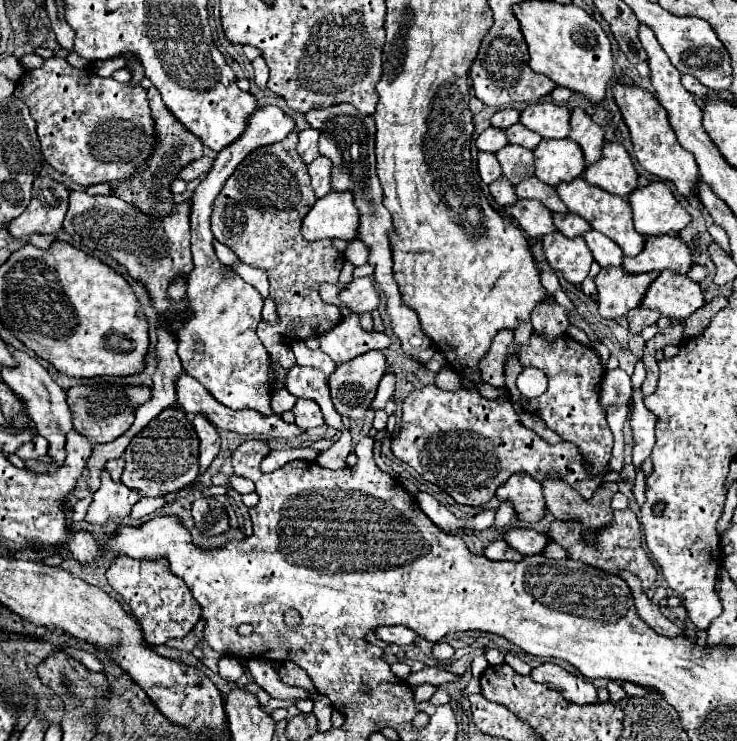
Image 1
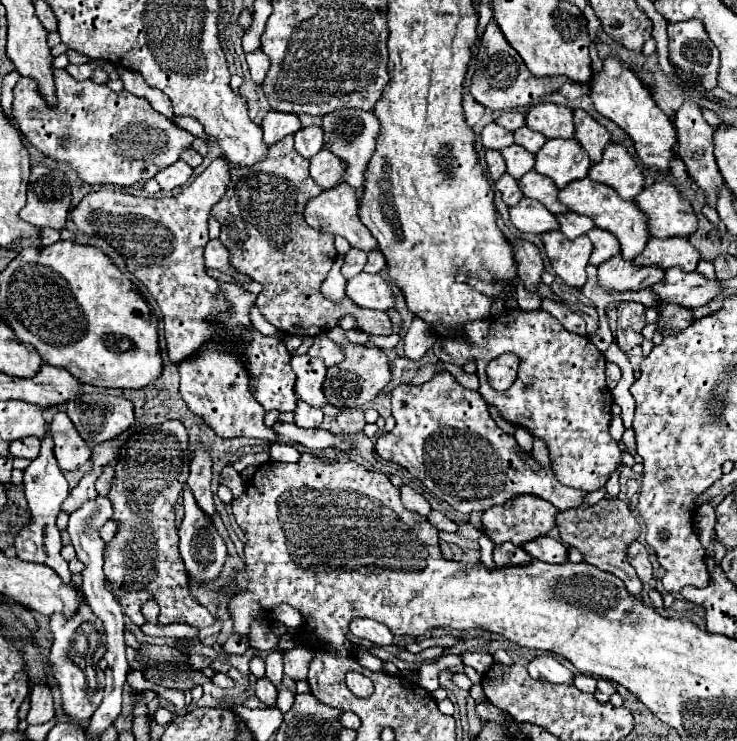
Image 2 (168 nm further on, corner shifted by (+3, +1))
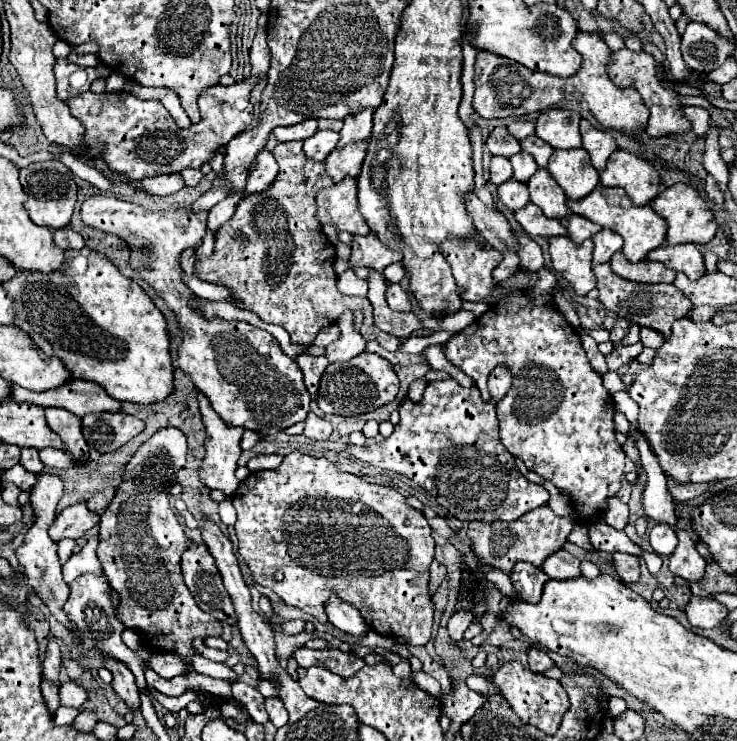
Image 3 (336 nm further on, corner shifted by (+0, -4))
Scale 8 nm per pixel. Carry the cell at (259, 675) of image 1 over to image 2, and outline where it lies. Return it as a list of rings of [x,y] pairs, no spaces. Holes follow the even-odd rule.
[[[257,678],[255,684],[255,694],[261,702],[265,702],[267,706],[273,706],[277,700],[277,688],[267,680],[267,678]]]

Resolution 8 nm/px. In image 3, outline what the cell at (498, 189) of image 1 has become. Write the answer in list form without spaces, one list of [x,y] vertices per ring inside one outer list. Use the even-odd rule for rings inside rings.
[[[510,179],[510,181],[502,183],[502,185],[498,187],[498,197],[500,197],[500,201],[502,201],[508,209],[512,209],[512,211],[518,211],[518,209],[522,209],[524,205],[530,203],[526,183],[520,183],[520,181],[516,181],[516,179]]]

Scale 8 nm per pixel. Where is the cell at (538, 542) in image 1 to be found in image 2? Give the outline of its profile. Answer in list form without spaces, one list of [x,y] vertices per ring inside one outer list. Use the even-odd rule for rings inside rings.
[[[541,536],[541,538],[535,538],[533,542],[525,542],[523,548],[533,558],[549,564],[567,562],[567,548],[559,540],[553,540],[551,536]]]

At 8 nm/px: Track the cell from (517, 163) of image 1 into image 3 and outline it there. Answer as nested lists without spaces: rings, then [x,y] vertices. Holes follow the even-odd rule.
[[[524,151],[512,155],[510,157],[510,163],[514,167],[514,179],[516,181],[522,181],[522,183],[526,183],[536,173],[536,169],[538,169],[536,161],[532,159],[532,155],[526,155]]]

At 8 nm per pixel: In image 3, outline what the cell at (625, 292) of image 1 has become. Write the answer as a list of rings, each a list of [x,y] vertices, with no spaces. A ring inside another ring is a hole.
[[[616,251],[610,259],[612,271],[618,273],[624,279],[630,281],[638,281],[638,283],[674,283],[676,279],[676,271],[664,267],[662,263],[654,263],[654,261],[638,261],[638,263],[630,263],[622,251]]]

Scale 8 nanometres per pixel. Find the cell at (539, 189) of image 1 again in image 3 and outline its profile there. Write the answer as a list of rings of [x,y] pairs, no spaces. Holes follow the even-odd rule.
[[[538,169],[530,181],[530,201],[542,209],[542,213],[550,219],[562,219],[570,215],[570,209],[566,205],[568,197],[562,191],[562,187],[554,181],[554,177],[546,169]]]

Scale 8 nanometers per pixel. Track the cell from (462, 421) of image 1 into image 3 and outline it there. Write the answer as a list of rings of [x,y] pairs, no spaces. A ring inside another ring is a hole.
[[[454,379],[434,381],[426,387],[424,397],[420,403],[406,401],[398,407],[400,423],[394,427],[394,433],[388,439],[378,443],[368,443],[362,447],[348,447],[348,451],[356,457],[366,461],[368,465],[382,467],[404,475],[424,487],[438,505],[446,507],[448,513],[464,523],[470,521],[514,521],[520,515],[542,507],[548,503],[550,495],[542,485],[530,483],[526,477],[518,475],[514,457],[508,455],[504,445],[498,439],[498,419],[496,419],[496,401],[484,401],[480,397],[478,387],[462,387]]]

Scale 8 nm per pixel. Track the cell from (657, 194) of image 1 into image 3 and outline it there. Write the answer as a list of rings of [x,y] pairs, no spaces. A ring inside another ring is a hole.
[[[676,183],[668,189],[664,189],[652,203],[650,207],[668,223],[668,235],[666,241],[668,245],[678,245],[678,243],[696,243],[696,245],[706,245],[718,231],[718,221],[714,219],[710,207],[706,201],[698,195],[698,191],[692,185],[686,183]]]

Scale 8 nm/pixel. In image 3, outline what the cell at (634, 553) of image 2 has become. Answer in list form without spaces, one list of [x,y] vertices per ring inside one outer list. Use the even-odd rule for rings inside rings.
[[[614,553],[614,567],[624,583],[634,583],[640,577],[640,559],[628,553]]]

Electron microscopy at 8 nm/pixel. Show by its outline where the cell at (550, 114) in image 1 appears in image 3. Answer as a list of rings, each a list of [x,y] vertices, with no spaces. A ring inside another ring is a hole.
[[[548,109],[536,121],[536,135],[554,149],[582,147],[580,139],[580,115],[576,111]]]

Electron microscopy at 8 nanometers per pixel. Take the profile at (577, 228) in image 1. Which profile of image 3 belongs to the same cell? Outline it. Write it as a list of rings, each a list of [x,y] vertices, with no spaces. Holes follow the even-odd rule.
[[[570,215],[568,217],[568,237],[574,241],[574,243],[582,243],[586,239],[590,239],[592,235],[596,235],[598,231],[602,231],[600,225],[588,221],[586,217],[580,217],[580,215]]]

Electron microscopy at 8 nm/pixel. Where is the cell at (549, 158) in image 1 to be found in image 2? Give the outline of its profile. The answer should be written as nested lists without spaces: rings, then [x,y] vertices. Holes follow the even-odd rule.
[[[547,140],[535,156],[535,170],[551,178],[559,188],[585,178],[591,162],[575,140]]]

